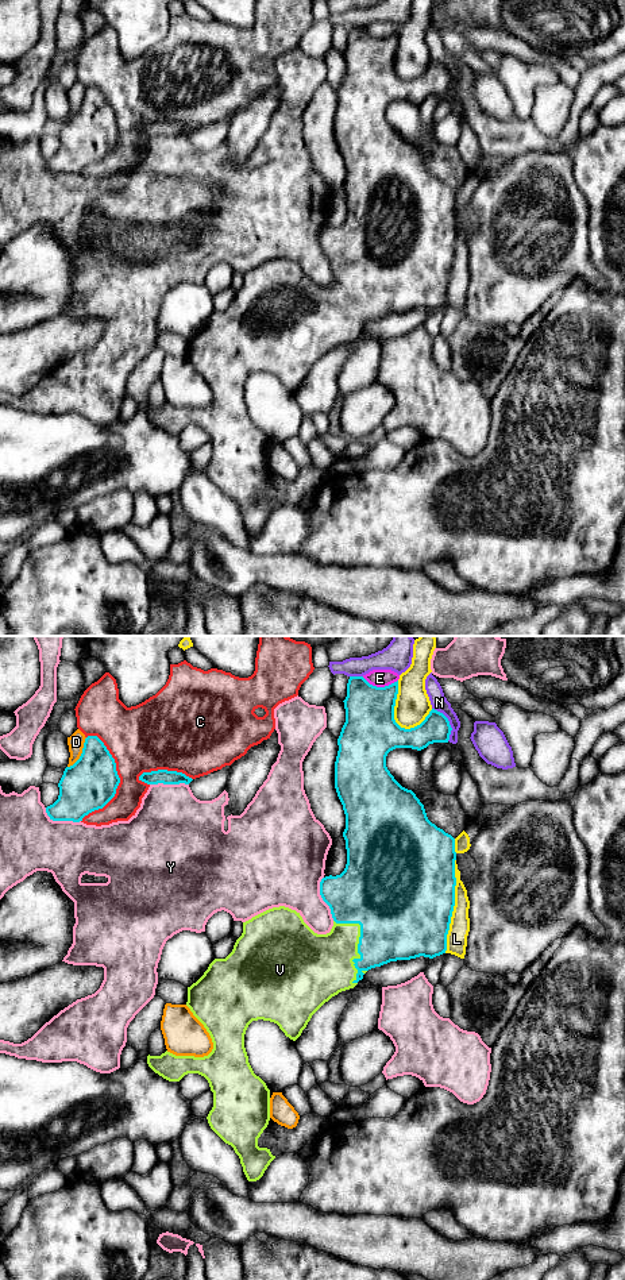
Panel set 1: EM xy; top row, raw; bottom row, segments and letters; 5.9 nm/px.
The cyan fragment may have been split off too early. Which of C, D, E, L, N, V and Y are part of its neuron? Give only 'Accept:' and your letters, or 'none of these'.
Accept: V

